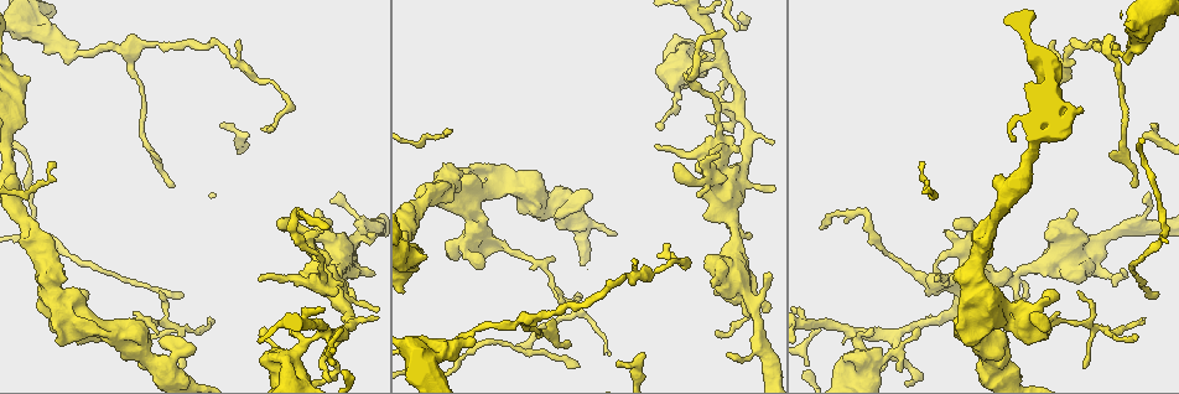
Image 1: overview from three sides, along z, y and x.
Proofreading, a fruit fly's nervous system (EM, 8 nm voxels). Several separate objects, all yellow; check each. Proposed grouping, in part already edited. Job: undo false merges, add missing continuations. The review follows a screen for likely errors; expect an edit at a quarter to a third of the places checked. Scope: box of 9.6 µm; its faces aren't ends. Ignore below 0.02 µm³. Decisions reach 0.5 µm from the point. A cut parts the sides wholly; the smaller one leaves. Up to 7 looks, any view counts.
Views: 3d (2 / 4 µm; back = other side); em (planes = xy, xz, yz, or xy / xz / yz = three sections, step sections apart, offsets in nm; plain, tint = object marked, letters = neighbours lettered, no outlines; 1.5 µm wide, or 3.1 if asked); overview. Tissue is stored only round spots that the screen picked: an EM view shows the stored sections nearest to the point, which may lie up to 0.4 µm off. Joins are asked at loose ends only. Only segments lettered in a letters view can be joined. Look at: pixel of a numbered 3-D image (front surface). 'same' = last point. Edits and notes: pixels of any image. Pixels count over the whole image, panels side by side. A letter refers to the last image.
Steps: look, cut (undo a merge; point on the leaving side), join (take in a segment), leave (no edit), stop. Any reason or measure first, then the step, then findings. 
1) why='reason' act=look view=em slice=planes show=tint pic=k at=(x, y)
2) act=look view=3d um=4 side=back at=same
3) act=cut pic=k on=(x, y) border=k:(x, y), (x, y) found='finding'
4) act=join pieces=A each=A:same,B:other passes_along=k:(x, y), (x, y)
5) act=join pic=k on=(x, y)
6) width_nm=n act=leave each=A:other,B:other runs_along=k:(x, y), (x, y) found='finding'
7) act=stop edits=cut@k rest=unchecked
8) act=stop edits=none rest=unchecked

act=look view=3d um=4 pic=1 at=(1050, 321)

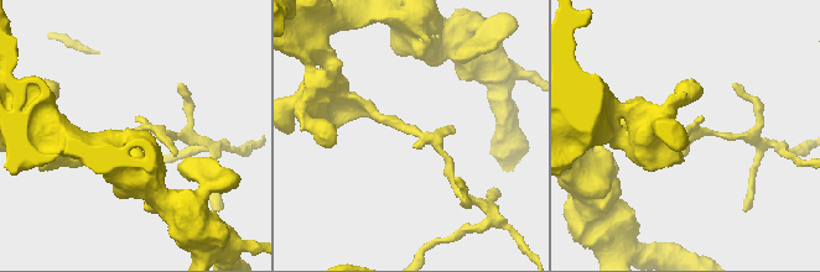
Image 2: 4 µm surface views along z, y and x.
act=look view=em slice=planes show=tint pic=2 at=(409, 130)

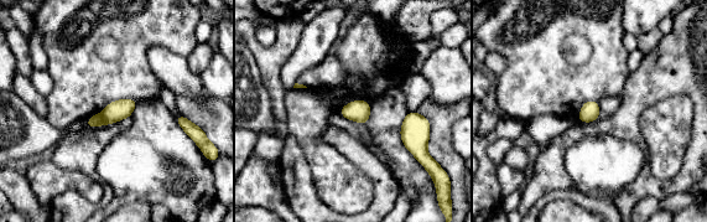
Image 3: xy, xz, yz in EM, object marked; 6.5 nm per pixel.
why='see the neighbours' act=look view=em slice=planes show=letters at=same

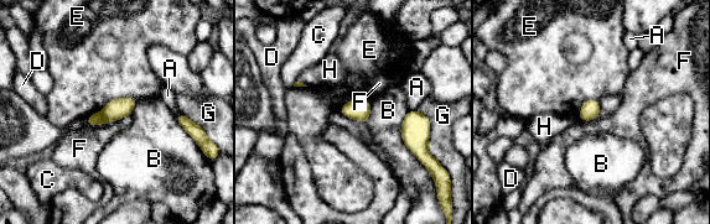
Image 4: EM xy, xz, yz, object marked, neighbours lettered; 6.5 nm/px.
act=cut pic=4 on=(117, 109) each=A:other,B:other,C:other,D:other,E:other,F:other,G:other,H:other border=4:(99, 113), (104, 121) found='a second neuron is stuck on'

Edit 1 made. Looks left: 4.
act=look view=overview

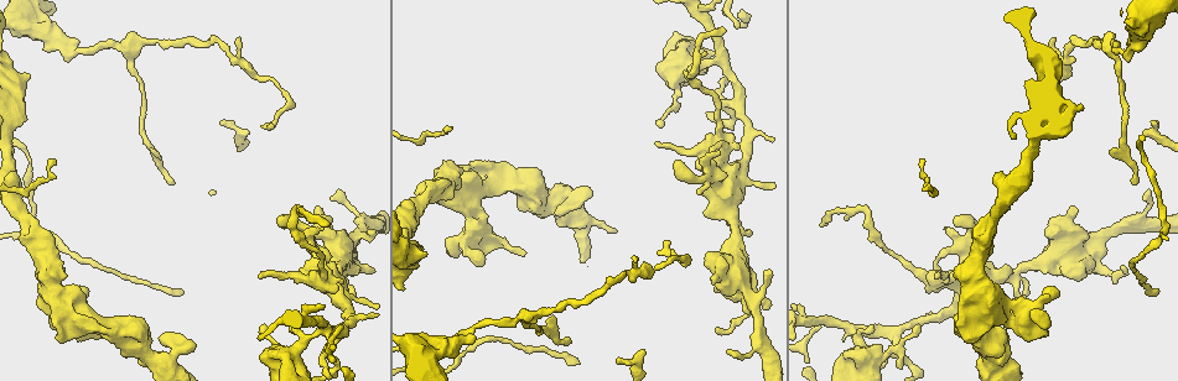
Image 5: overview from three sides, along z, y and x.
why='thin neck' act=look view=3d um=4 pic=5 at=(1099, 44)

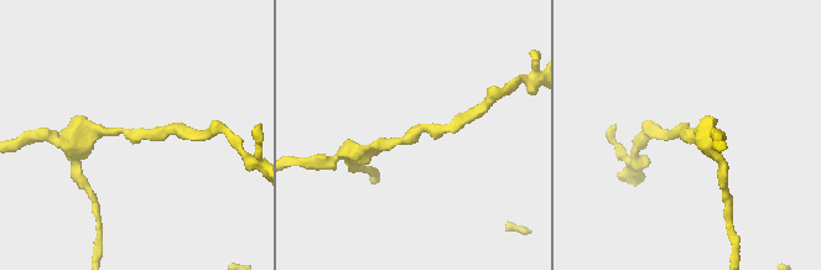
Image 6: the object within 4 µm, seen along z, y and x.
why='now the EM' act=look view=em slice=planes show=tint pic=6 at=(402, 138)

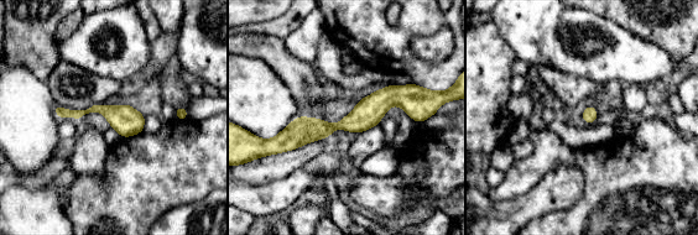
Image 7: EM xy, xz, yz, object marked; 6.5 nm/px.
why='see the neighbours' act=look view=em slice=planes show=letters at=same

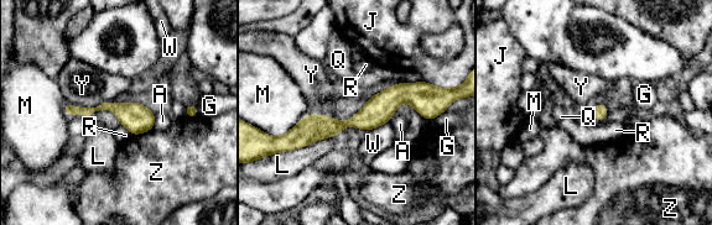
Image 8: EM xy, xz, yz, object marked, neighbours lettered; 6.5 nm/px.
arm_widths_nm=170,260 act=leave each=A:other,G:other,J:other,L:other,M:other,Q:other,R:other,W:other,Y:other,Z:other found='one neuron here'

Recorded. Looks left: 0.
act=stop edits=cut@4 rest=unchecked

